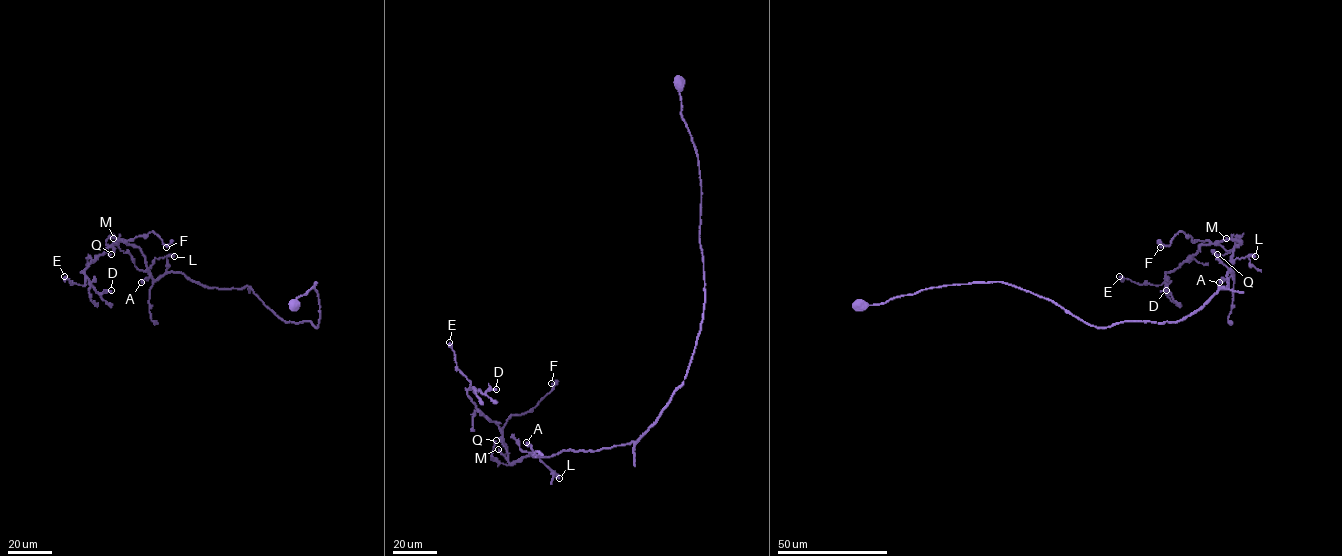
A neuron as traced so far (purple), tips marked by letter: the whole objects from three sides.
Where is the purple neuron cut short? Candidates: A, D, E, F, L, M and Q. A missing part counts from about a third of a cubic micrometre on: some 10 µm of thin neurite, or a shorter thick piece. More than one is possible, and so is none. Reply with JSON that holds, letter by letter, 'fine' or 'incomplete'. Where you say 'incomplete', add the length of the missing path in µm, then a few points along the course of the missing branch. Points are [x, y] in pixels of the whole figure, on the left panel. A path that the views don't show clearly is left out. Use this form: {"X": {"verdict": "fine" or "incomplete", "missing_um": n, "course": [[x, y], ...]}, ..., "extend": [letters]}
{"A": {"verdict": "fine"}, "D": {"verdict": "incomplete", "missing_um": 25}, "E": {"verdict": "fine"}, "F": {"verdict": "fine"}, "L": {"verdict": "fine"}, "M": {"verdict": "incomplete", "missing_um": 8, "course": [[113, 238], [101, 231]]}, "Q": {"verdict": "fine"}, "extend": ["D", "M"]}

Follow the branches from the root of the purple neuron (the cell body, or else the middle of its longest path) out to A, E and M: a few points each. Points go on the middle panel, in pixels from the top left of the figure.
A: (680, 83), (681, 113), (700, 175), (705, 283), (700, 331), (686, 376), (636, 441), (541, 457), (526, 442)
E: (680, 83), (700, 175), (705, 306), (686, 376), (659, 417), (636, 441), (510, 463), (449, 342)
M: (680, 83), (700, 175), (705, 283), (686, 376), (636, 441), (530, 453), (511, 463), (498, 449)

